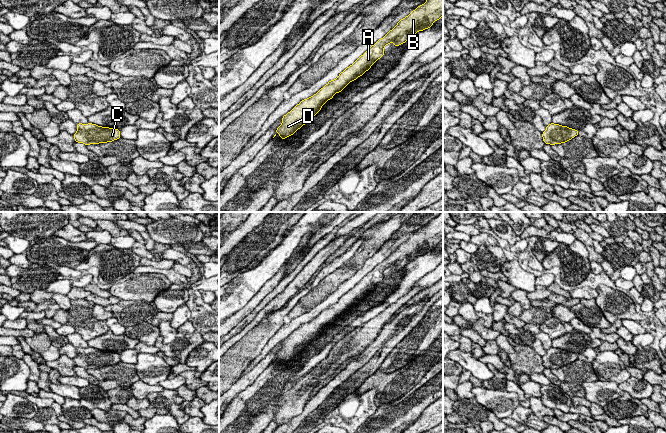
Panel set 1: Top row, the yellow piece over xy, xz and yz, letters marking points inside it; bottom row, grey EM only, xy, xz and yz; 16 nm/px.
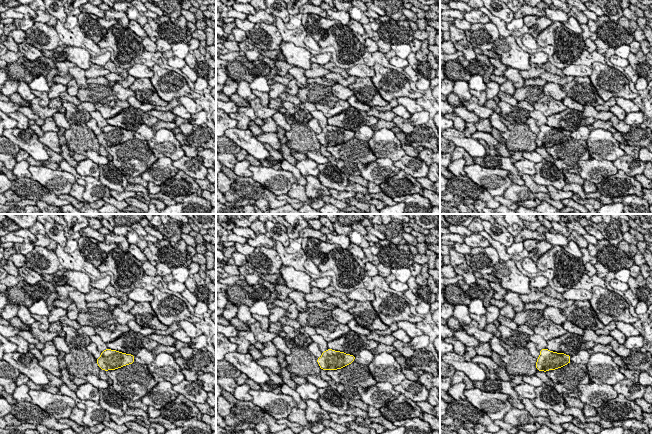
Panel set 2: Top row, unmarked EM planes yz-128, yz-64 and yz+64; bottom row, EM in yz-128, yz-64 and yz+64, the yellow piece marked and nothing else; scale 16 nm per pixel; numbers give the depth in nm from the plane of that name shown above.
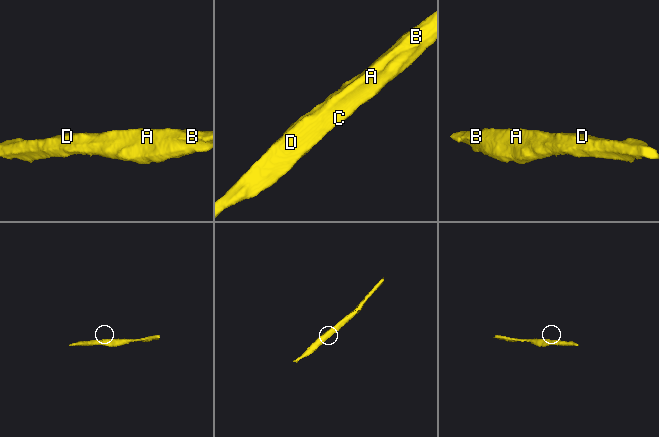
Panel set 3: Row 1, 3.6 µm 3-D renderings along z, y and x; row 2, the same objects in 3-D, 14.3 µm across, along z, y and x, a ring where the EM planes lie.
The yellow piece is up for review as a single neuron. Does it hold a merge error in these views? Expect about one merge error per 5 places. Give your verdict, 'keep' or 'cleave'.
keep

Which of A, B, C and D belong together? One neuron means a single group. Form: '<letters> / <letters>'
A B C D

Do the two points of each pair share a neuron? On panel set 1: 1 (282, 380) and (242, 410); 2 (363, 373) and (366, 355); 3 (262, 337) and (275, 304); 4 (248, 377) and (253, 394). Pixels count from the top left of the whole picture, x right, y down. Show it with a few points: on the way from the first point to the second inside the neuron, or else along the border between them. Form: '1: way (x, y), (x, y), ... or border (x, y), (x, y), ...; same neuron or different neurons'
1: way (272, 385), (252, 405); same neuron
2: border (381, 346), (362, 366), (347, 378); different neurons
3: border (290, 299), (283, 306), (265, 316), (255, 327); different neurons
4: border (266, 367), (251, 384), (232, 399); different neurons

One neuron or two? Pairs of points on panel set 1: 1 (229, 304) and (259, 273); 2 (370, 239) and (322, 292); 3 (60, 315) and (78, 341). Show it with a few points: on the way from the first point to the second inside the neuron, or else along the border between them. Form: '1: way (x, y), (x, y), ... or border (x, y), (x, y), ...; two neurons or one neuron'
1: way (236, 296), (251, 281); one neuron
2: way (363, 253), (336, 278); one neuron
3: border (75, 331), (82, 338); two neurons

